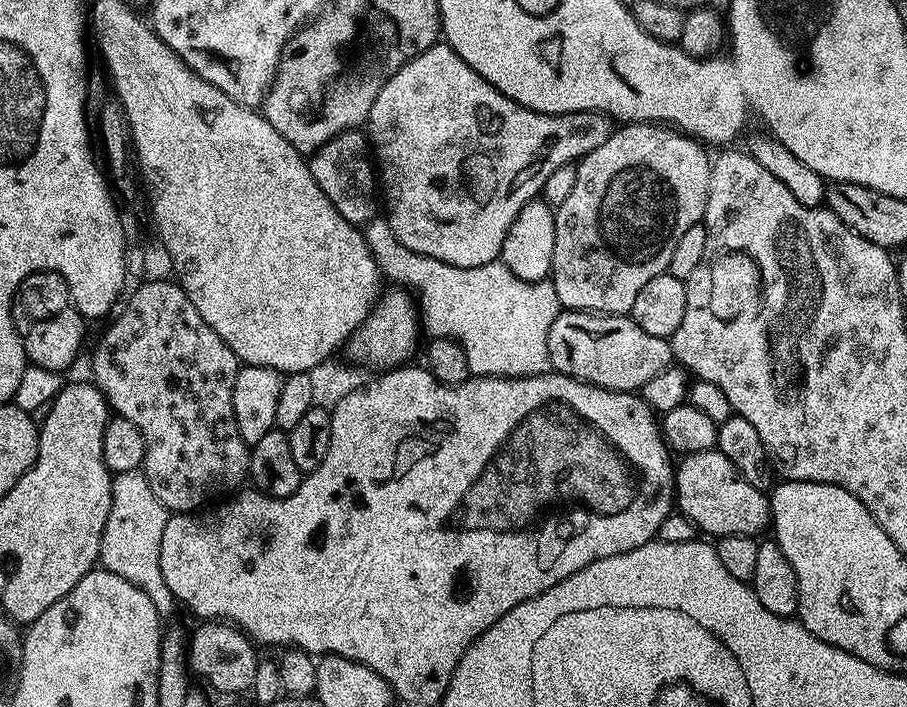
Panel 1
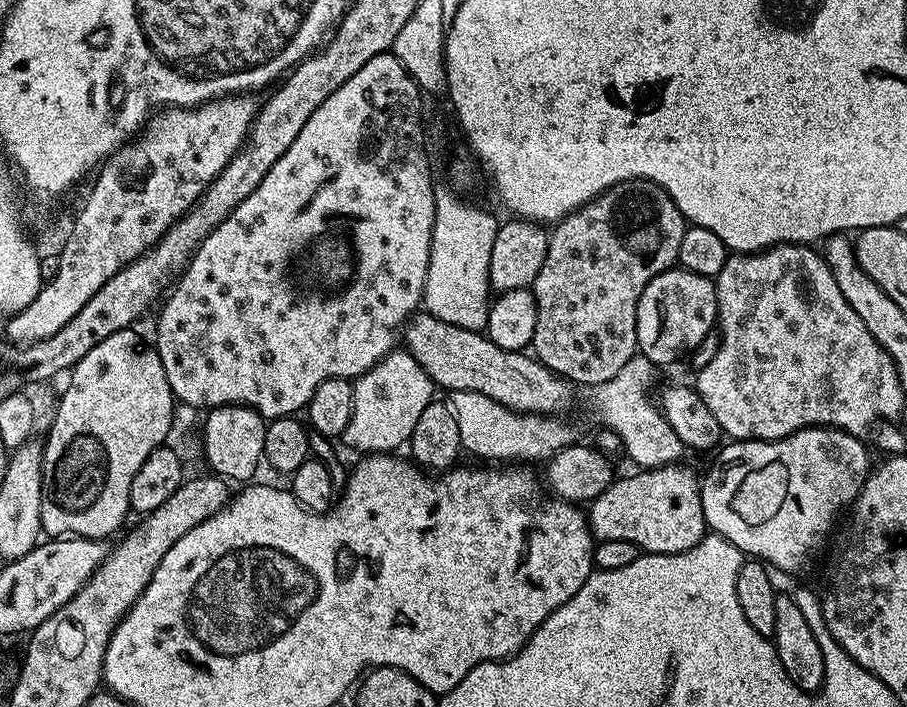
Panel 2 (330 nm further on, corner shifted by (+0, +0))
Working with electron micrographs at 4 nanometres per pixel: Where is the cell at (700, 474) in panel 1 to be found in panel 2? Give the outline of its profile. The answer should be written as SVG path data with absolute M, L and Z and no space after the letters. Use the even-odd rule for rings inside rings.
M677 462L674 464L666 464L662 468L646 468L643 470L633 471L633 476L624 476L621 478L613 479L612 485L608 487L602 494L598 494L598 498L591 501L590 508L592 512L587 513L589 525L592 530L593 537L597 541L609 540L610 538L622 538L626 542L634 542L640 547L641 553L651 554L657 552L658 554L678 554L679 552L685 552L694 547L702 537L706 535L706 525L704 522L704 511L702 510L702 498L700 497L700 481L699 475L695 476L688 468L683 468L683 463Z

